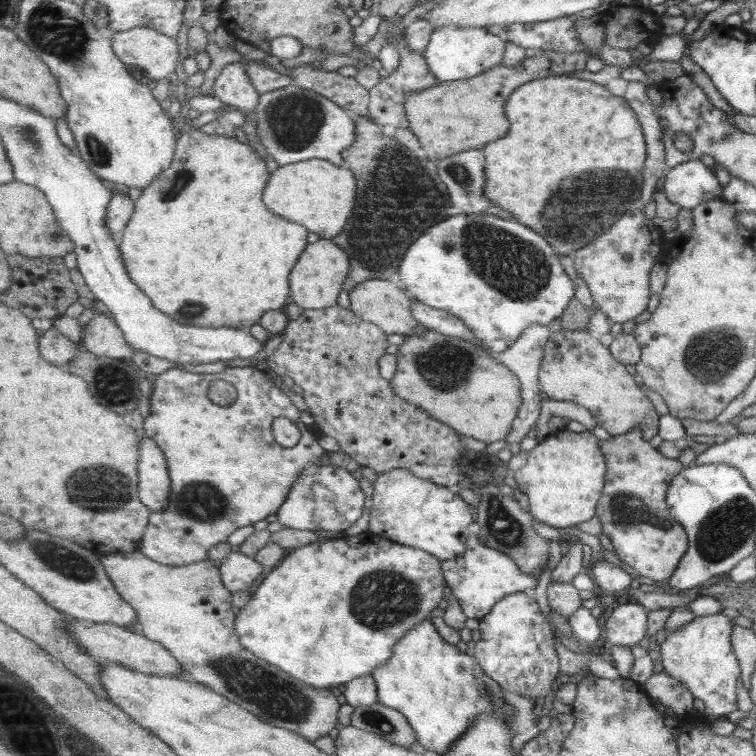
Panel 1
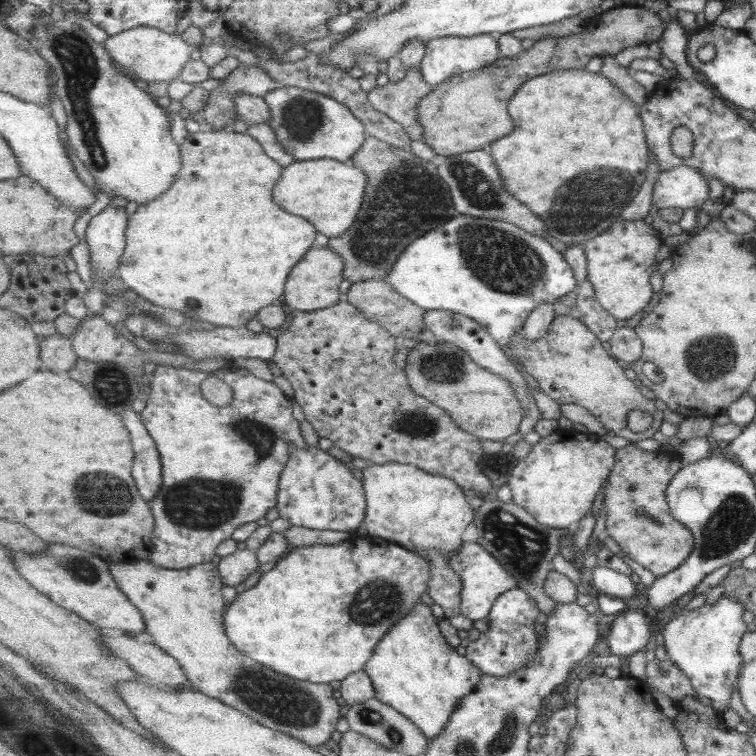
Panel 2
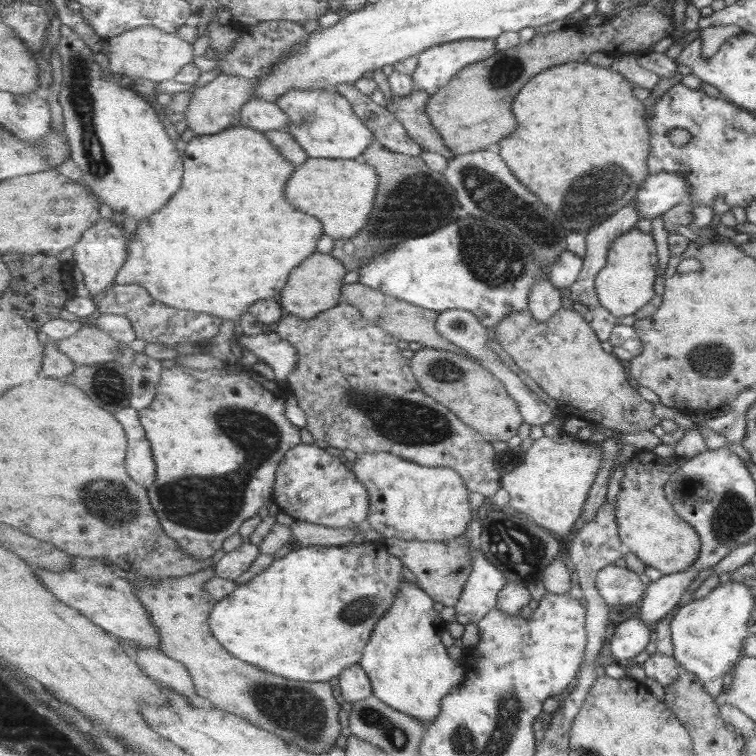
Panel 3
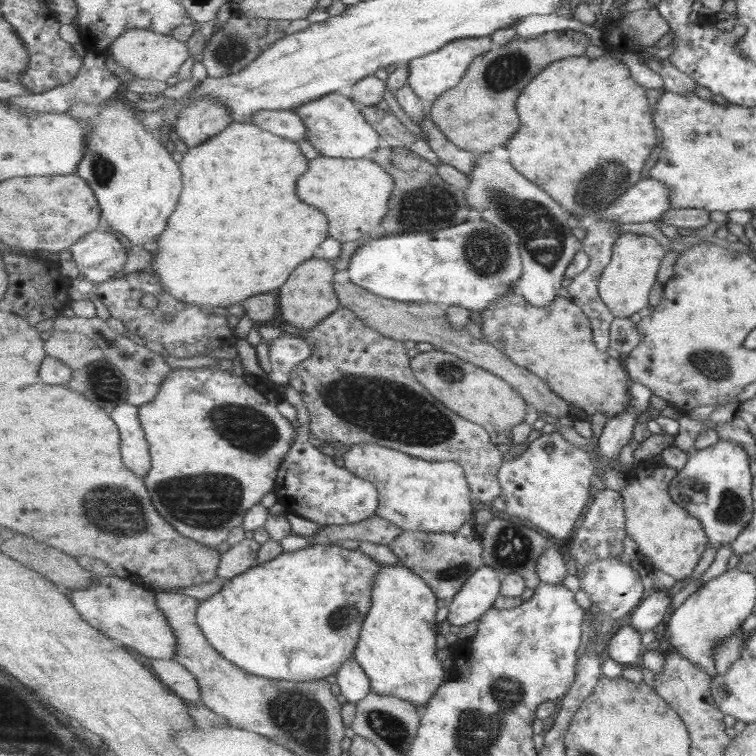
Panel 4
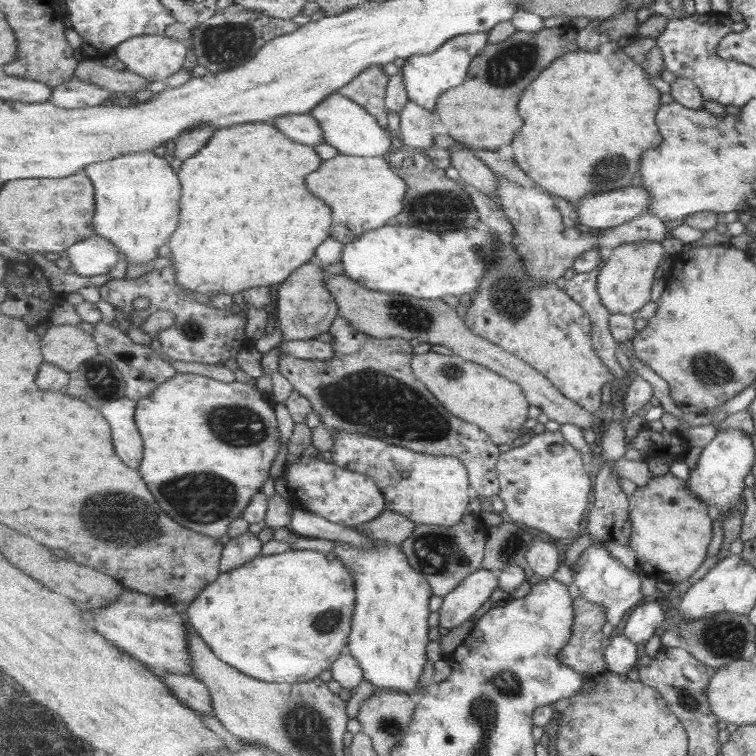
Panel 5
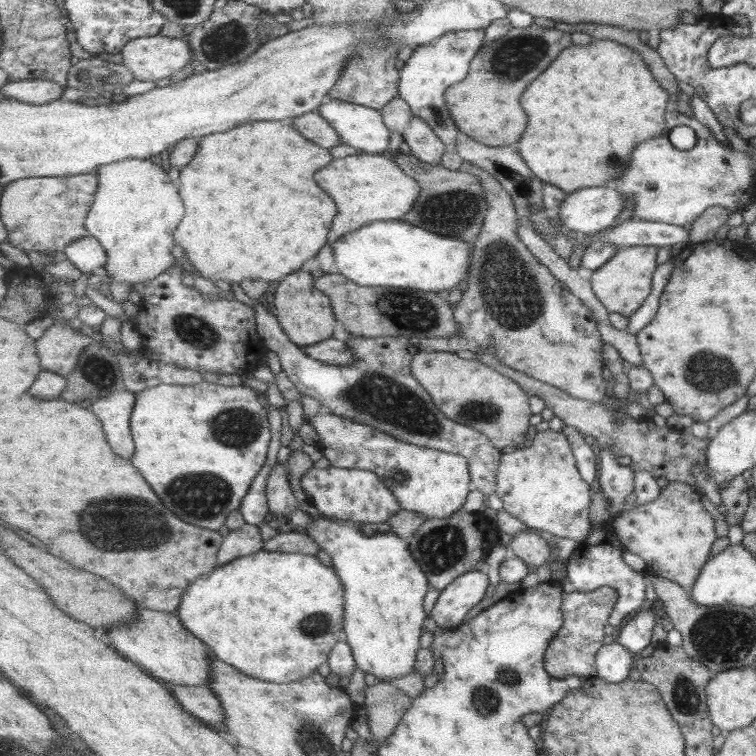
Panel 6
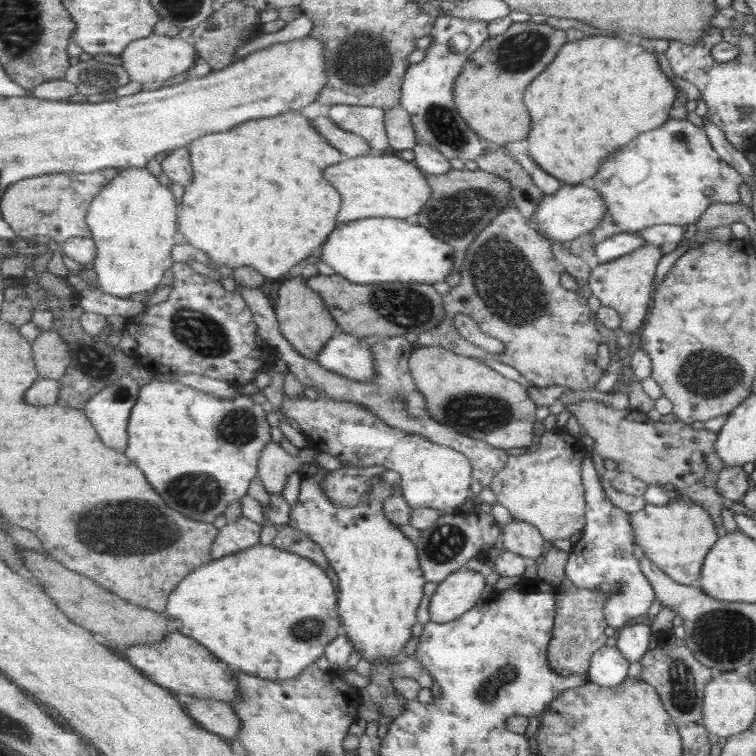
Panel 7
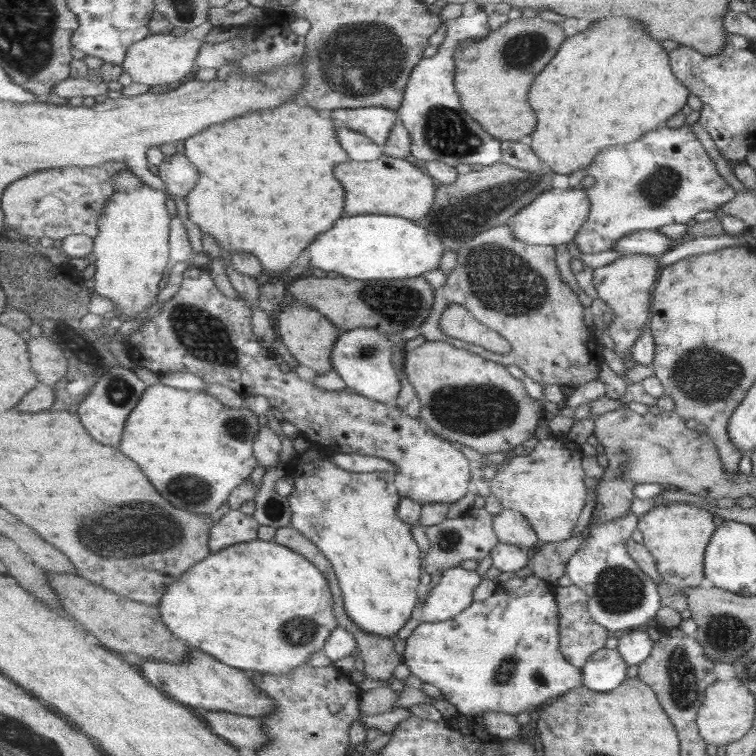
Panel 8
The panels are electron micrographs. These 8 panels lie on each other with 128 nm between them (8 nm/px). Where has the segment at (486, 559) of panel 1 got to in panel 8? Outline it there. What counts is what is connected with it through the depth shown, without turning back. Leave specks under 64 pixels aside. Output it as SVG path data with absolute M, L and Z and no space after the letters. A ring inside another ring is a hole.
M453 567L443 571L440 581L429 597L417 608L416 616L427 623L441 623L460 615L473 604L473 590L481 584L483 576L474 570Z

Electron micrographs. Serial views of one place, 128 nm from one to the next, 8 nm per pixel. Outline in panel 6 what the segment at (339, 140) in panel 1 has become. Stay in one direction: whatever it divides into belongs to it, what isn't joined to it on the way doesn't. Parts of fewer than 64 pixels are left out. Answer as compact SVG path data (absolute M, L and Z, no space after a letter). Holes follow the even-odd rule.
M327 99L318 110L327 122L331 123L339 132L345 145L360 149L365 154L379 155L389 148L391 131L384 122L383 112L376 108L369 108L362 104L355 104L353 101Z

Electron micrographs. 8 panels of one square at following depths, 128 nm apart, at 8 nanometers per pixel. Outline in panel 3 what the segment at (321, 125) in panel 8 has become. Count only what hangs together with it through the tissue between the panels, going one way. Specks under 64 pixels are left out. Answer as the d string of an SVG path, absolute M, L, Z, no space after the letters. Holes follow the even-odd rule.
M241 125L224 130L219 134L194 135L186 145L182 160L184 161L184 180L182 181L181 192L177 192L177 196L173 196L171 204L165 206L165 212L151 216L147 219L149 222L141 220L138 223L135 234L131 234L132 239L128 246L129 256L127 256L127 262L125 262L124 268L121 268L120 274L115 276L115 284L141 284L151 293L151 296L163 301L166 305L197 313L217 315L220 319L233 320L233 330L236 335L240 335L242 331L239 326L239 316L243 312L249 312L249 307L259 300L279 299L280 294L288 284L293 269L297 268L305 259L308 259L317 251L317 244L325 235L324 224L321 223L321 219L317 219L317 216L300 212L287 201L285 188L297 171L297 167L293 166L293 162L287 160L279 152L277 146L271 144L271 140L263 134L263 131Z

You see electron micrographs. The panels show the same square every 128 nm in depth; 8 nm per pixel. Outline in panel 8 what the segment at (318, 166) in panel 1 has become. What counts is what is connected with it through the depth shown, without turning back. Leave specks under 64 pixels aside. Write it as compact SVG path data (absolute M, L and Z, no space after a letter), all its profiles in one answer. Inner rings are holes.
M383 154L372 162L351 160L338 164L335 172L347 191L345 216L383 213L415 221L425 219L436 204L437 181L419 164L411 164L405 159Z

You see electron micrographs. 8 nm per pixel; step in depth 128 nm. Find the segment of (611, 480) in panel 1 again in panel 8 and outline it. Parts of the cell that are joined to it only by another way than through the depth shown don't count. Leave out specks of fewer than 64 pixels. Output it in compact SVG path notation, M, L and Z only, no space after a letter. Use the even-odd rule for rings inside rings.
M667 502L653 506L649 512L638 518L637 530L641 533L641 544L649 551L655 570L661 578L661 607L669 606L677 612L688 608L683 595L685 588L697 588L703 580L703 555L707 541L713 534L712 514L707 509L685 503Z

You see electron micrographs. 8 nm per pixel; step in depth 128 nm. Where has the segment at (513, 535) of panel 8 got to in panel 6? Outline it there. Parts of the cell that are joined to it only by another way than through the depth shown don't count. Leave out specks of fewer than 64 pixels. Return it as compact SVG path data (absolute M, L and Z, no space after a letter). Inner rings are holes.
M520 531L513 537L509 554L524 560L528 565L540 570L540 566L547 564L551 558L551 546L545 538L535 532Z

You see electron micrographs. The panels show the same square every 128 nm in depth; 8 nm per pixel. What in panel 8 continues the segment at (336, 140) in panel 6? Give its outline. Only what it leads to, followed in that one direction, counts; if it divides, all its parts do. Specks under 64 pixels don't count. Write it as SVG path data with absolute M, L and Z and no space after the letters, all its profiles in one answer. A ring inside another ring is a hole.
M337 127L340 144L352 160L358 162L372 162L378 160L384 153L371 137L354 131L349 127Z

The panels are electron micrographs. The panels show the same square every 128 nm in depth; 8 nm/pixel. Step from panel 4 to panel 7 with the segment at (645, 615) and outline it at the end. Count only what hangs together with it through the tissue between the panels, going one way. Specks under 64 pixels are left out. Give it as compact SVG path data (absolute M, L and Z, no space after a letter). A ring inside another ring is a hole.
M641 622L629 625L617 632L617 648L624 654L629 663L637 662L645 655L649 646L651 629L649 623Z

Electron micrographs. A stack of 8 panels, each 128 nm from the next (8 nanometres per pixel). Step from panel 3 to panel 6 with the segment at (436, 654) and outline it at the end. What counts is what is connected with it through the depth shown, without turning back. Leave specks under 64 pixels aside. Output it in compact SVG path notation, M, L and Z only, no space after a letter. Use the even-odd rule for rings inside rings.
M307 498L309 513L313 515L313 523L307 527L307 534L320 544L320 547L330 556L337 576L345 584L345 618L344 632L346 641L350 644L355 656L357 667L373 674L378 680L401 677L415 672L415 658L417 650L421 649L421 634L425 624L425 594L431 586L424 569L417 562L416 556L409 546L409 542L395 532L378 532L365 534L361 531L359 521L333 519L327 515L317 513L313 504Z

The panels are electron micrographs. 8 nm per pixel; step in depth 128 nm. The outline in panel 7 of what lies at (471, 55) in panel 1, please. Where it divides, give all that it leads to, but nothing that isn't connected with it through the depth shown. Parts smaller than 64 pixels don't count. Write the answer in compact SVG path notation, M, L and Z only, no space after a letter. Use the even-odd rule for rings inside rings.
M443 15L436 18L436 27L429 36L432 40L430 46L424 50L424 59L409 65L405 74L400 104L411 114L419 145L432 146L449 158L449 161L460 159L477 162L491 150L495 150L496 146L483 140L461 116L456 105L454 88L469 56L490 37L488 23L479 19Z

